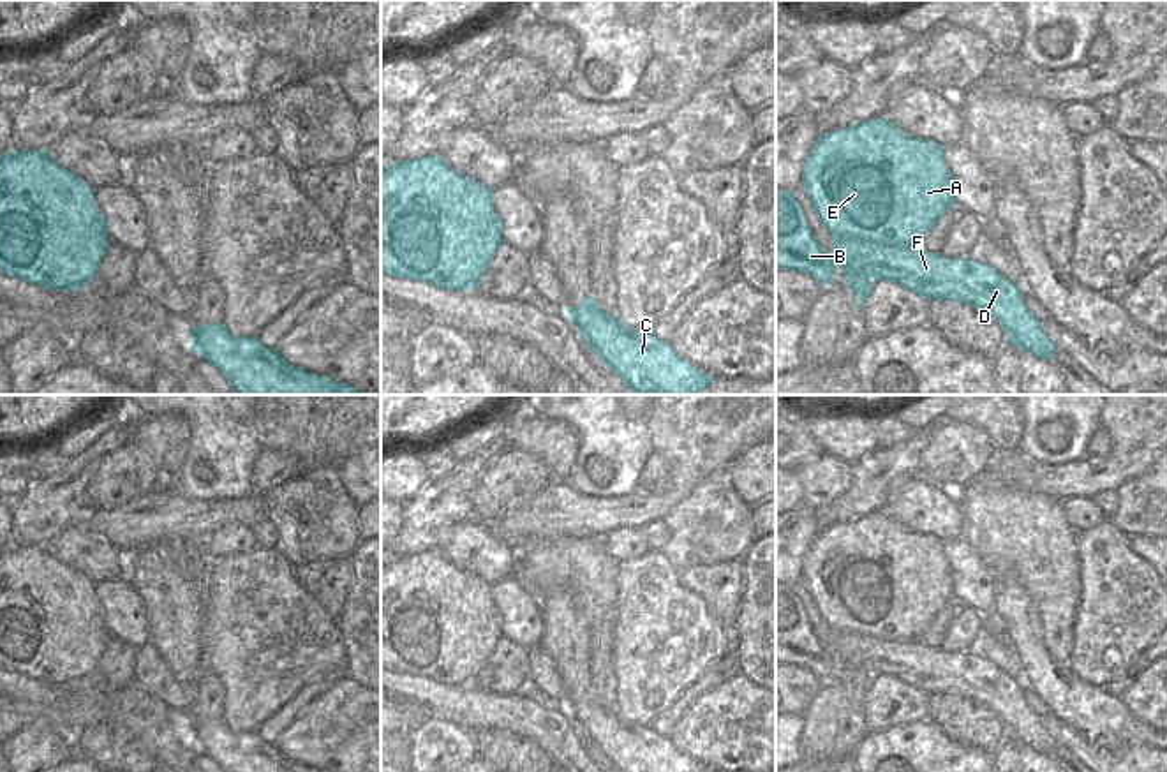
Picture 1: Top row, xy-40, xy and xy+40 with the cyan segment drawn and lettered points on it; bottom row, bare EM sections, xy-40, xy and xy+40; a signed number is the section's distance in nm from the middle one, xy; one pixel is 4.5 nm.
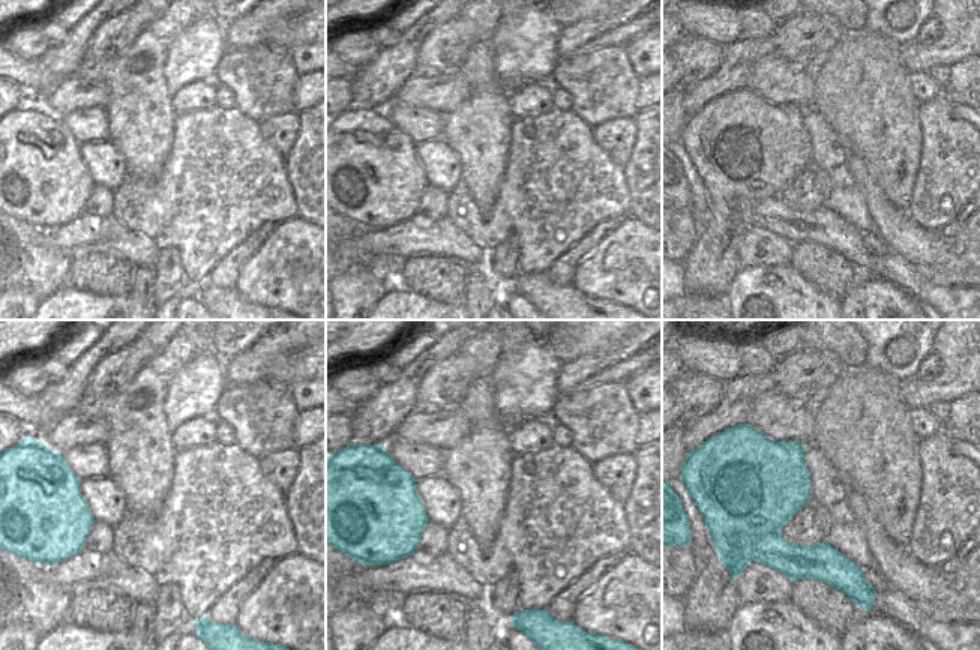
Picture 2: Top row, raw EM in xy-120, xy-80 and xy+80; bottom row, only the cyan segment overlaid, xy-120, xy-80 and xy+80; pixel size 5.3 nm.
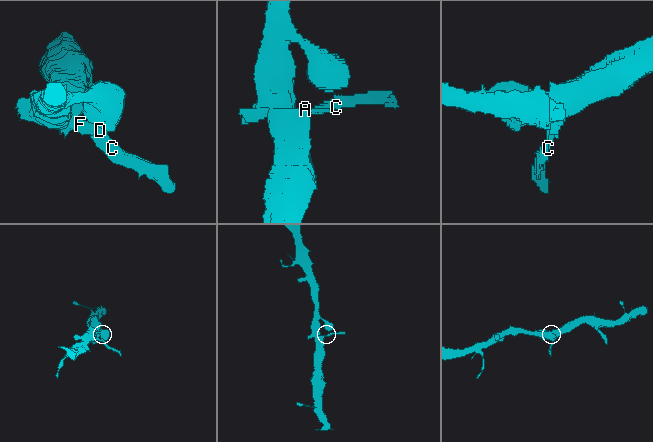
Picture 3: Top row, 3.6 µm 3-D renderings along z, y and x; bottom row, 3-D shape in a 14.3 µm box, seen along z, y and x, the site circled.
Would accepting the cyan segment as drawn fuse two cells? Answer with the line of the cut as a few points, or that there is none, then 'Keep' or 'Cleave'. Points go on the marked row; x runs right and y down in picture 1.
No split. Keep

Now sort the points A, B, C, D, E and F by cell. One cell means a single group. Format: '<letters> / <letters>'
A B C D E F

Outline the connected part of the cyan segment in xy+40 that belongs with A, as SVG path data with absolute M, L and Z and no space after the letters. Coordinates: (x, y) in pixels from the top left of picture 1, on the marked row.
M881 116L871 118L821 134L802 166L800 183L820 222L830 233L830 250L821 249L813 236L793 194L776 189L776 268L807 273L820 289L825 289L837 264L848 289L855 293L857 308L867 300L874 280L892 280L927 301L963 301L991 315L1017 351L1044 361L1052 360L1056 345L1042 331L1042 323L1024 307L1015 284L987 263L977 263L968 256L948 259L918 247L947 208L954 206L941 145L917 139Z

